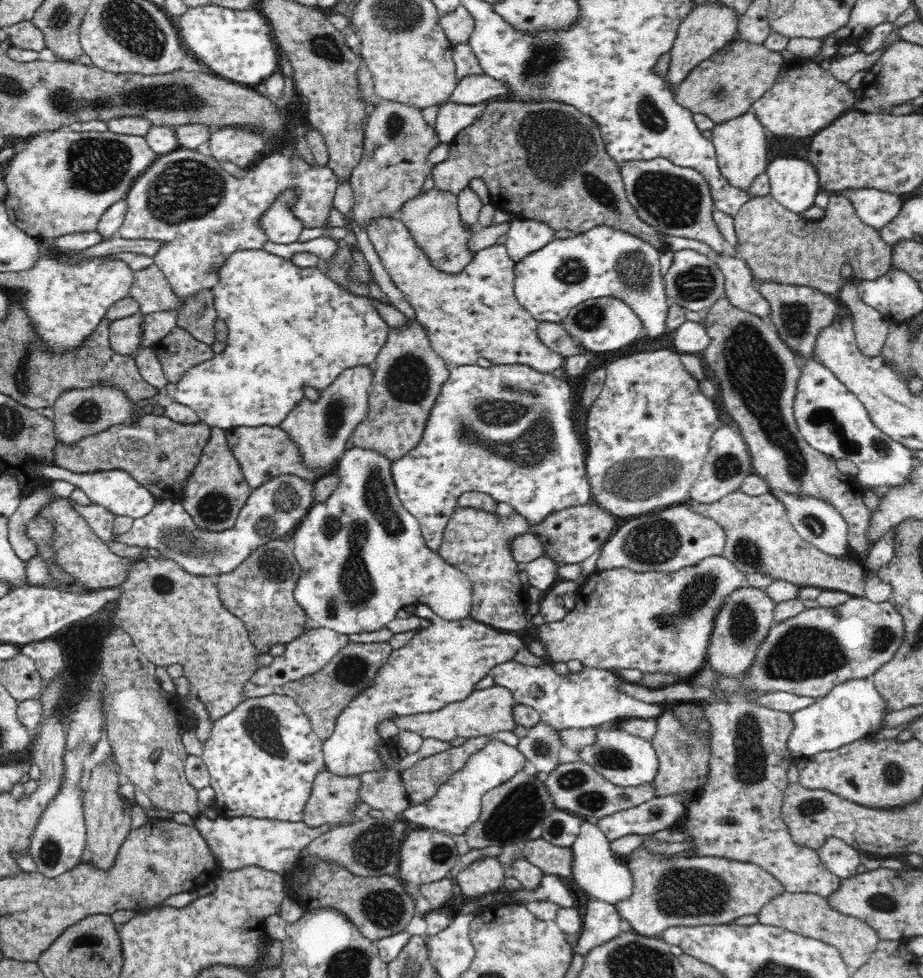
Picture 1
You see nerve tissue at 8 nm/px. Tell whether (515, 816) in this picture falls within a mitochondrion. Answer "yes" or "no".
yes

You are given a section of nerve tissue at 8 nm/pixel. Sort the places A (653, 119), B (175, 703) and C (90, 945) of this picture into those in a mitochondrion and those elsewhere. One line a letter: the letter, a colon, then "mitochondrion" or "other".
A: mitochondrion
B: other
C: mitochondrion

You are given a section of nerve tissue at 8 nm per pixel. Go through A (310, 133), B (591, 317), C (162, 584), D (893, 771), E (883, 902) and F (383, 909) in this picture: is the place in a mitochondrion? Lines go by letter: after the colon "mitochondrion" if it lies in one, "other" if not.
A: other
B: mitochondrion
C: mitochondrion
D: mitochondrion
E: mitochondrion
F: mitochondrion

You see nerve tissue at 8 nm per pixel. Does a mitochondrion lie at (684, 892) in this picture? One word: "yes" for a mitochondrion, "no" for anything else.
yes

